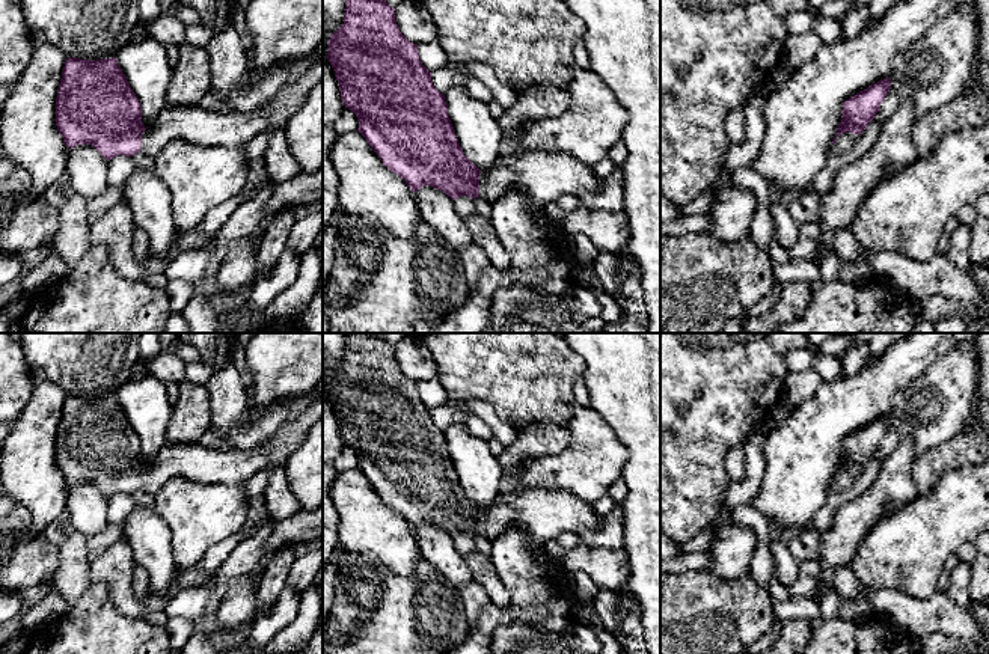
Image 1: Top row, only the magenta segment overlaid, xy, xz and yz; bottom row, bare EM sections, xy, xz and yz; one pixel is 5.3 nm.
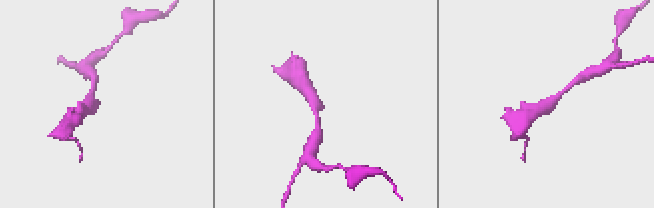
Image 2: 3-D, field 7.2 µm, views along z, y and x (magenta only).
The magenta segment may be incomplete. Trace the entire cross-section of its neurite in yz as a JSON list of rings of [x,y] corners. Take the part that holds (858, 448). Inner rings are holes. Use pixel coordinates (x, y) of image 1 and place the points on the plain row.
[[[883,416],[843,440],[841,460],[831,481],[831,491],[840,491],[855,484],[861,470],[876,455],[889,426],[889,416]]]

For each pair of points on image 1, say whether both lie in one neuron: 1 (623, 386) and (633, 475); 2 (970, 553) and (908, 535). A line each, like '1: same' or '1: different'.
1: same
2: different

